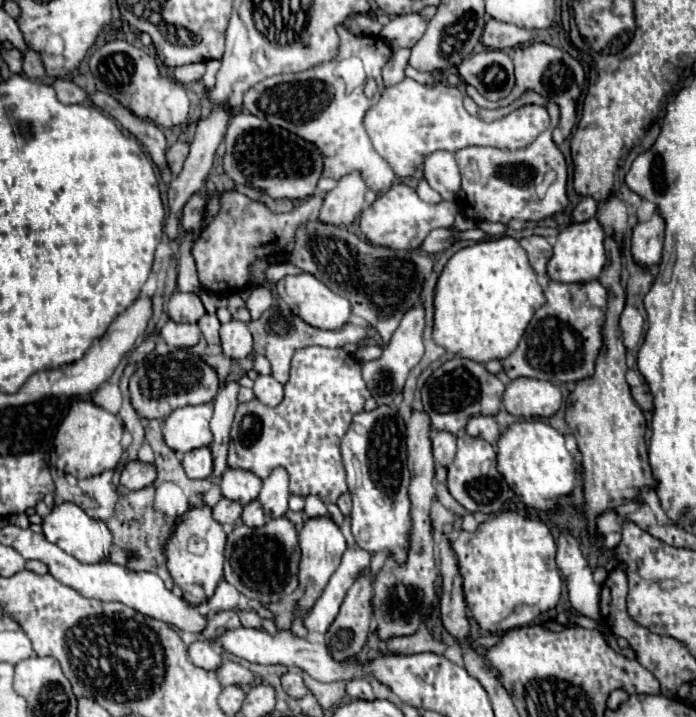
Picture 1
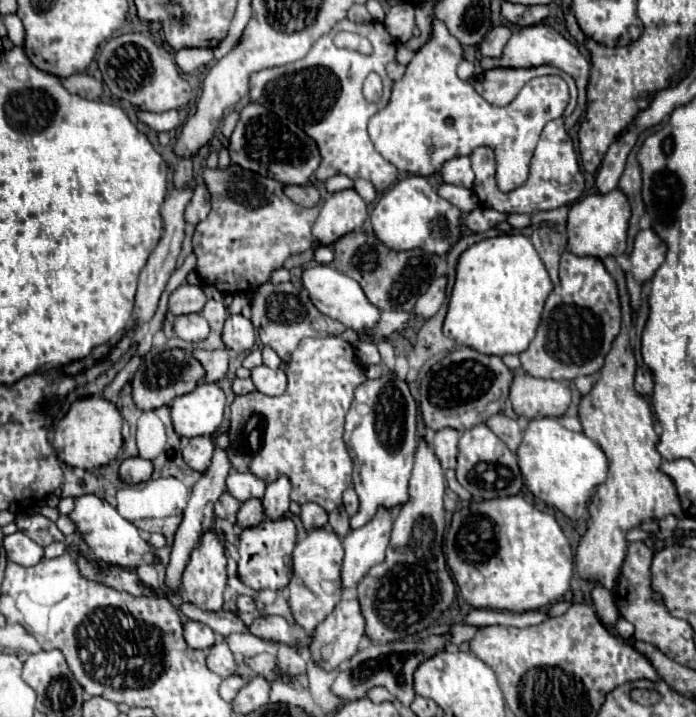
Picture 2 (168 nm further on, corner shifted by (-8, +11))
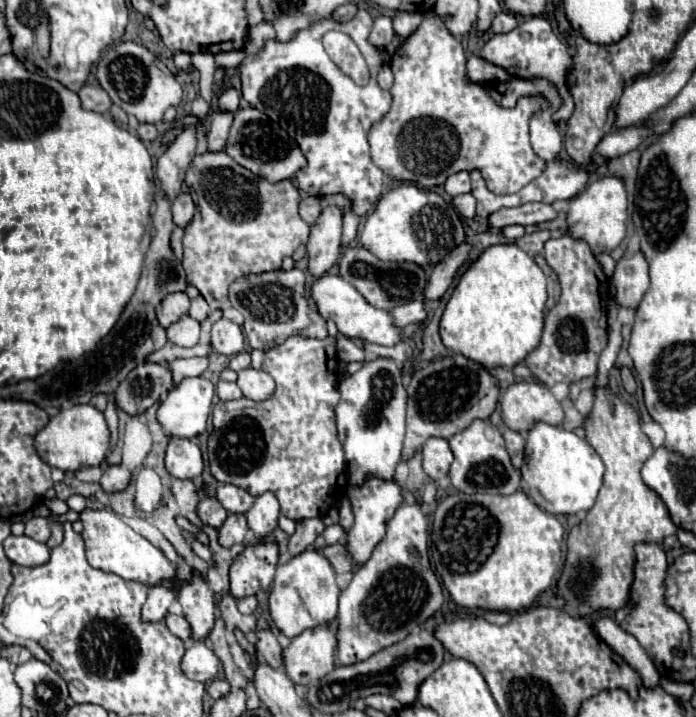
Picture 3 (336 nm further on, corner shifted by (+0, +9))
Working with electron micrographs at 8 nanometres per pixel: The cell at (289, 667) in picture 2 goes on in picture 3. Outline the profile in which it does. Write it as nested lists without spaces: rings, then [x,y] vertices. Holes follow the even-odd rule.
[[[270,629],[256,631],[256,651],[270,667],[282,667],[282,647]]]

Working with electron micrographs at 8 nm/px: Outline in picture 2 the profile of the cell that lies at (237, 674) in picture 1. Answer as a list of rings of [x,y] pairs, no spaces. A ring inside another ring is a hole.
[[[216,643],[208,649],[208,667],[218,673],[220,677],[230,677],[238,671],[238,663],[234,653],[230,651],[228,643]]]

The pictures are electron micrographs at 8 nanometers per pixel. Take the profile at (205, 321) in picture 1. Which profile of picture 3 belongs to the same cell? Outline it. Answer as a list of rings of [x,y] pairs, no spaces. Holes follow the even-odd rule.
[[[198,295],[196,299],[192,299],[192,303],[190,303],[190,311],[188,311],[190,317],[194,317],[196,321],[204,321],[210,313],[212,313],[212,309],[208,307],[208,303],[204,301],[202,295]]]

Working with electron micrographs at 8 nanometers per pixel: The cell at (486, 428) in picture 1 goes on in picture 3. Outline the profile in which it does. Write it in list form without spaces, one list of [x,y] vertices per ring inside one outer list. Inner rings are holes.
[[[506,429],[504,433],[504,441],[506,441],[506,447],[508,447],[508,453],[510,453],[510,459],[512,459],[512,465],[516,469],[520,469],[522,461],[524,461],[524,447],[526,447],[526,437],[518,431],[512,431],[512,429]]]

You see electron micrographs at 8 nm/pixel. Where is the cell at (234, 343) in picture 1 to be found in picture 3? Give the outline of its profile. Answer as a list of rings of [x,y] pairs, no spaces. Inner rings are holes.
[[[218,319],[214,325],[212,325],[212,331],[210,331],[210,337],[212,337],[212,349],[216,353],[222,353],[222,355],[236,355],[244,349],[244,335],[242,335],[242,329],[228,321],[228,319]]]

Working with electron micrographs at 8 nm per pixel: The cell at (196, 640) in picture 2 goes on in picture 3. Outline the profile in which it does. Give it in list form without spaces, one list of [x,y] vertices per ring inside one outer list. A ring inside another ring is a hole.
[[[168,613],[166,615],[166,625],[170,629],[170,633],[174,633],[176,637],[180,639],[190,639],[190,625],[188,621],[182,617],[182,615],[174,615],[174,613]]]

